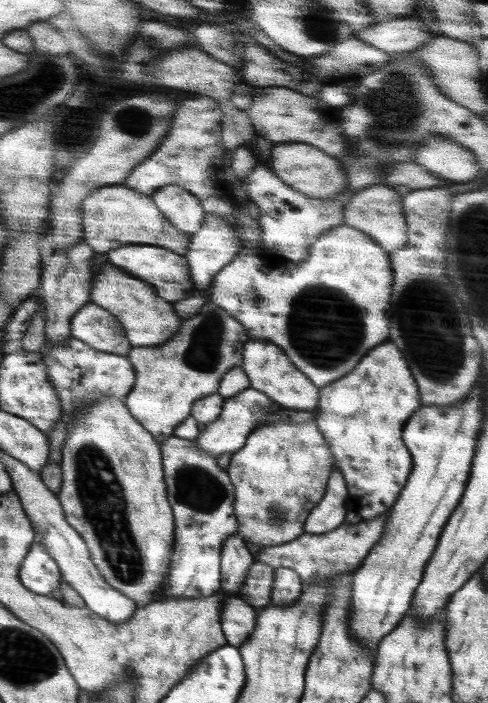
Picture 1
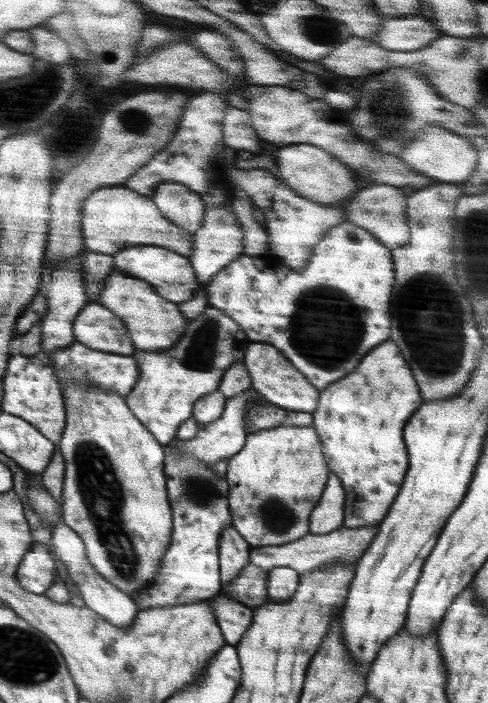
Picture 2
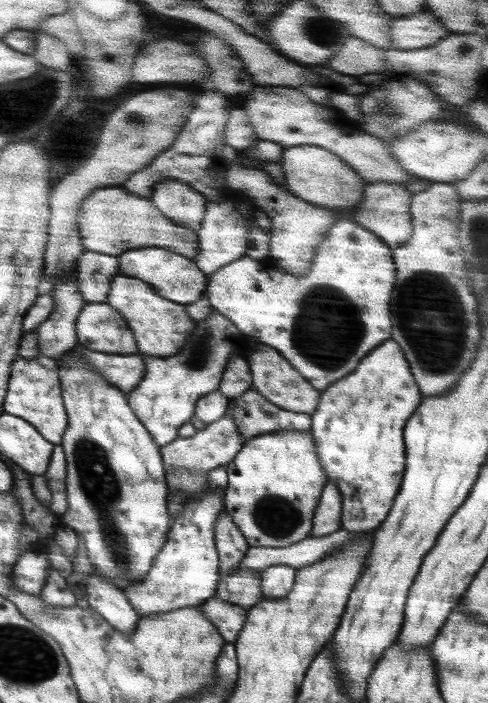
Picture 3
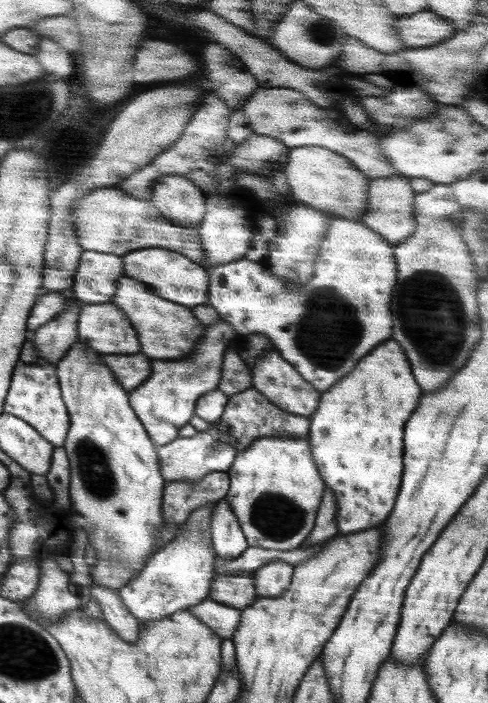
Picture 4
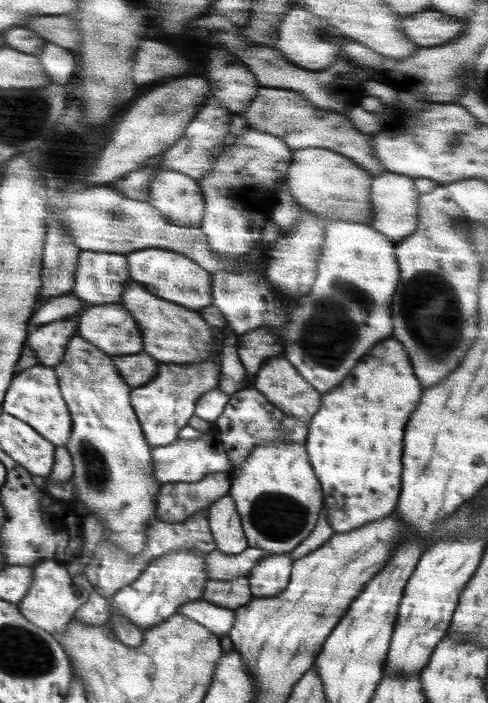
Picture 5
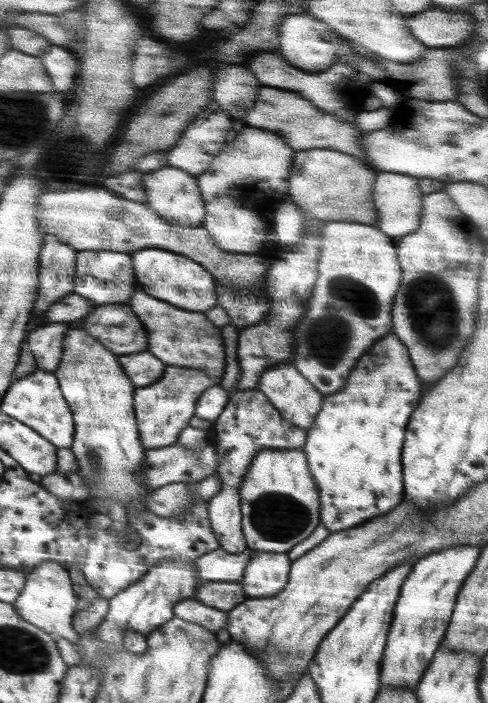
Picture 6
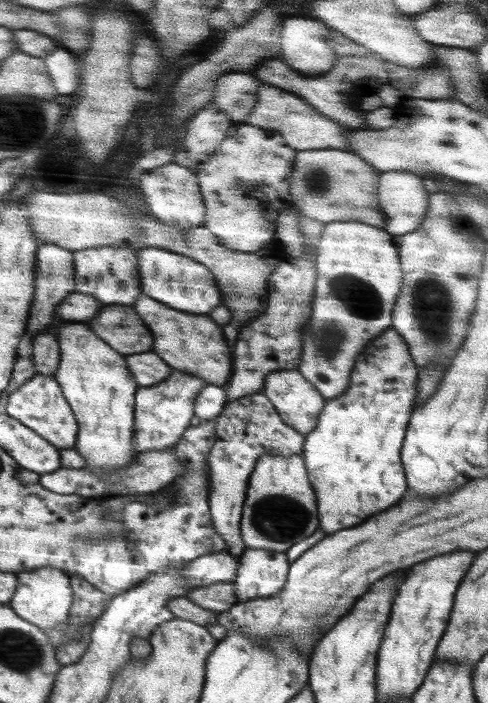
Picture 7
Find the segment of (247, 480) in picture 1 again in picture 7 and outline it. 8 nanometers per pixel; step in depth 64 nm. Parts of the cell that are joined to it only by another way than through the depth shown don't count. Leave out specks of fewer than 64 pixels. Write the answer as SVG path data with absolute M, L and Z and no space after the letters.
M302 453L288 457L262 456L249 482L250 496L245 496L246 520L241 520L242 540L249 548L285 553L300 540L317 532L317 499Z

